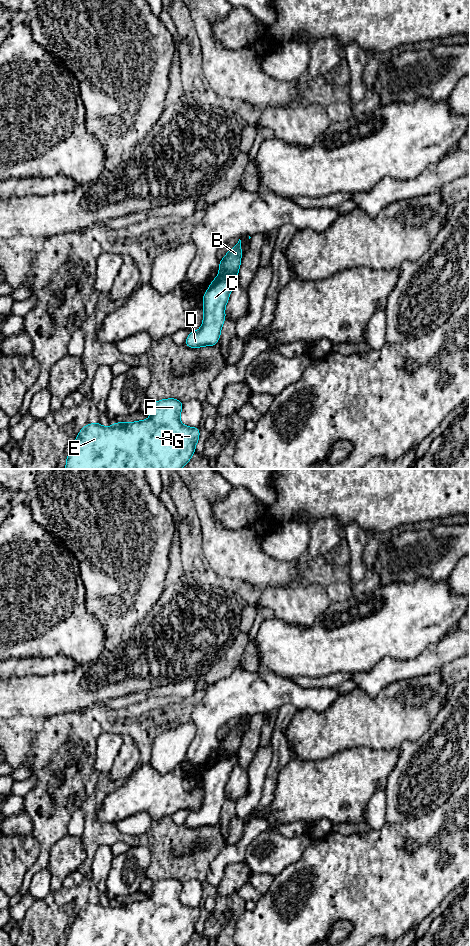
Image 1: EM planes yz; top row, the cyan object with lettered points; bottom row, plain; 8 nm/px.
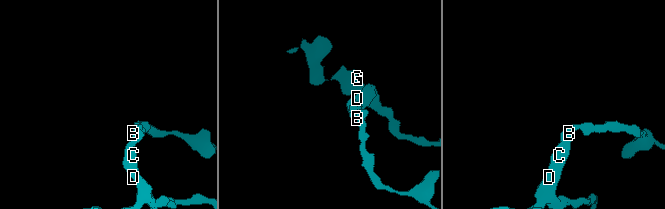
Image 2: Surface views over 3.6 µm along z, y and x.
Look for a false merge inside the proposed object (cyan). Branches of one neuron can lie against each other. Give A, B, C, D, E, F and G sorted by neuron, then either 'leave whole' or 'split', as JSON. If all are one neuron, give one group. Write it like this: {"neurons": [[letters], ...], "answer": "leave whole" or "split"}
{"neurons": [["A", "C", "D", "E", "F", "G"], ["B"]], "answer": "split"}

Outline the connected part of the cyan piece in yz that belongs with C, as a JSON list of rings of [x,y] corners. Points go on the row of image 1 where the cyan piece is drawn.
[[[219,271],[203,295],[203,322],[198,331],[191,331],[185,340],[188,348],[215,346],[219,342],[221,329],[226,319],[225,307],[238,274],[228,275]]]

